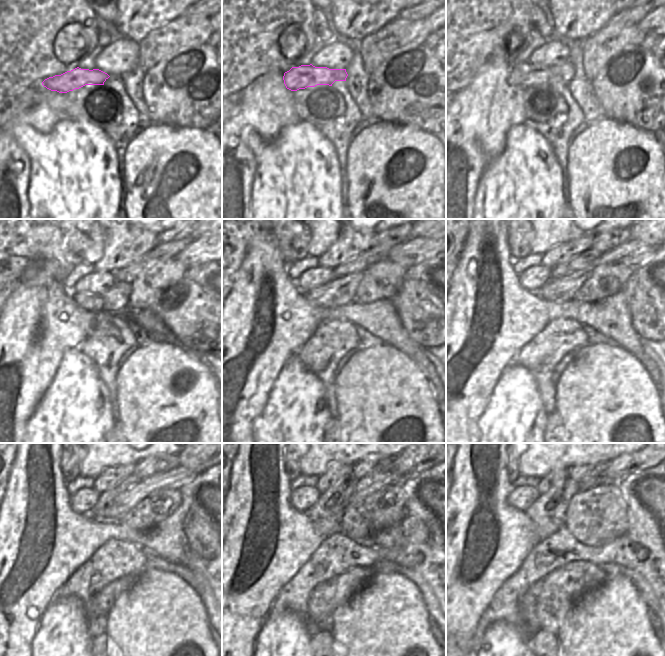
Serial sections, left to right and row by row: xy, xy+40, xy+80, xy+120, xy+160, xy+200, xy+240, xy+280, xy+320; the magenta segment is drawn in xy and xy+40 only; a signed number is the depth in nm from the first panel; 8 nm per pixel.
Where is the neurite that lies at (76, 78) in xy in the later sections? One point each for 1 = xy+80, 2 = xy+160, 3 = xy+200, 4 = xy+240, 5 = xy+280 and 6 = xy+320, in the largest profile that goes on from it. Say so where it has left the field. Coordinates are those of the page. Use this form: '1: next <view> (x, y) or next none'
1: next xy+80 (523, 75)
2: next xy+160 (340, 291)
3: next xy+200 (633, 253)
4: next xy+240 (177, 478)
5: next xy+280 (369, 484)
6: next xy+320 (593, 481)

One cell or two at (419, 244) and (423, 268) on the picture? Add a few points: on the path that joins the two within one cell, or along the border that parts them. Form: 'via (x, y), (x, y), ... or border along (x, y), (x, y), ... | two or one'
border along (422, 261), (409, 268) | two

